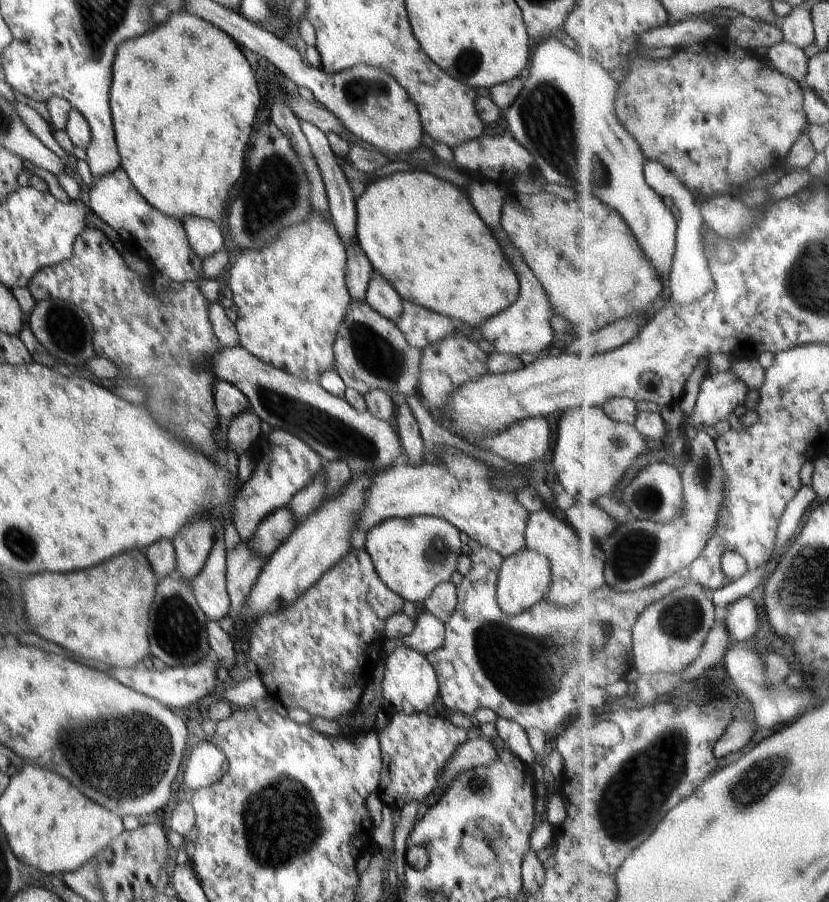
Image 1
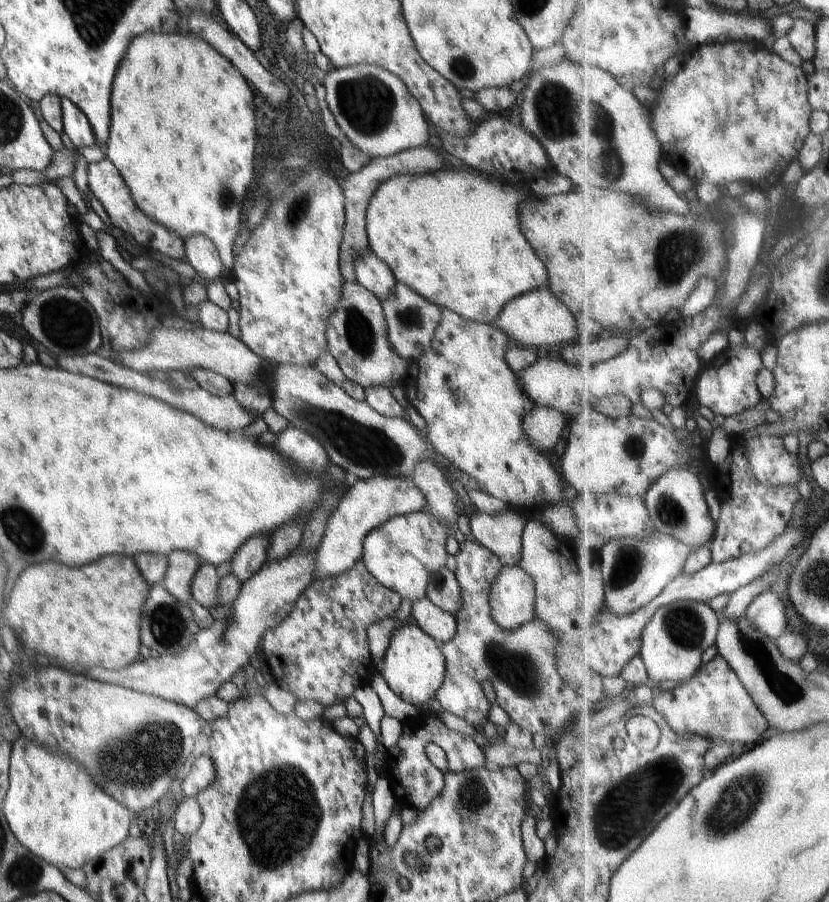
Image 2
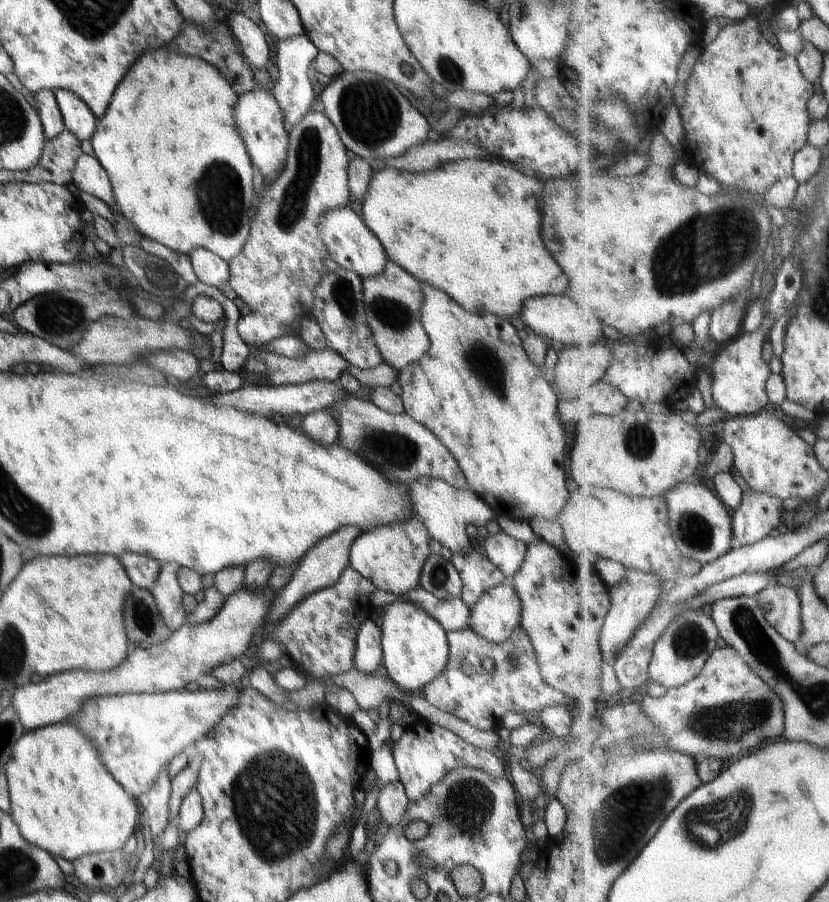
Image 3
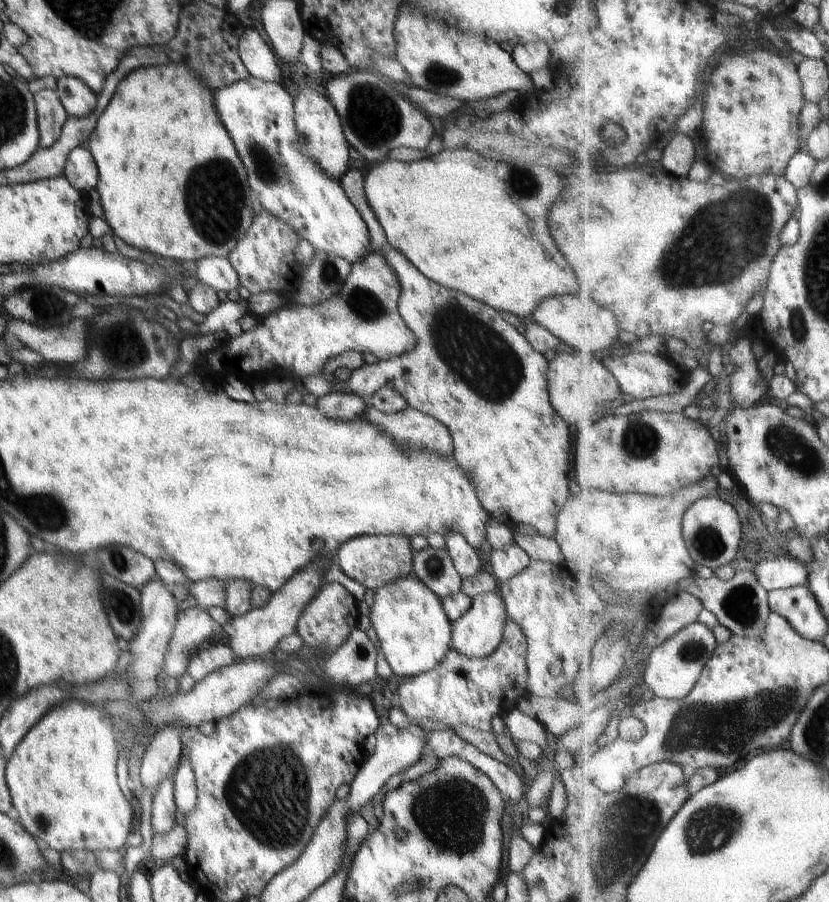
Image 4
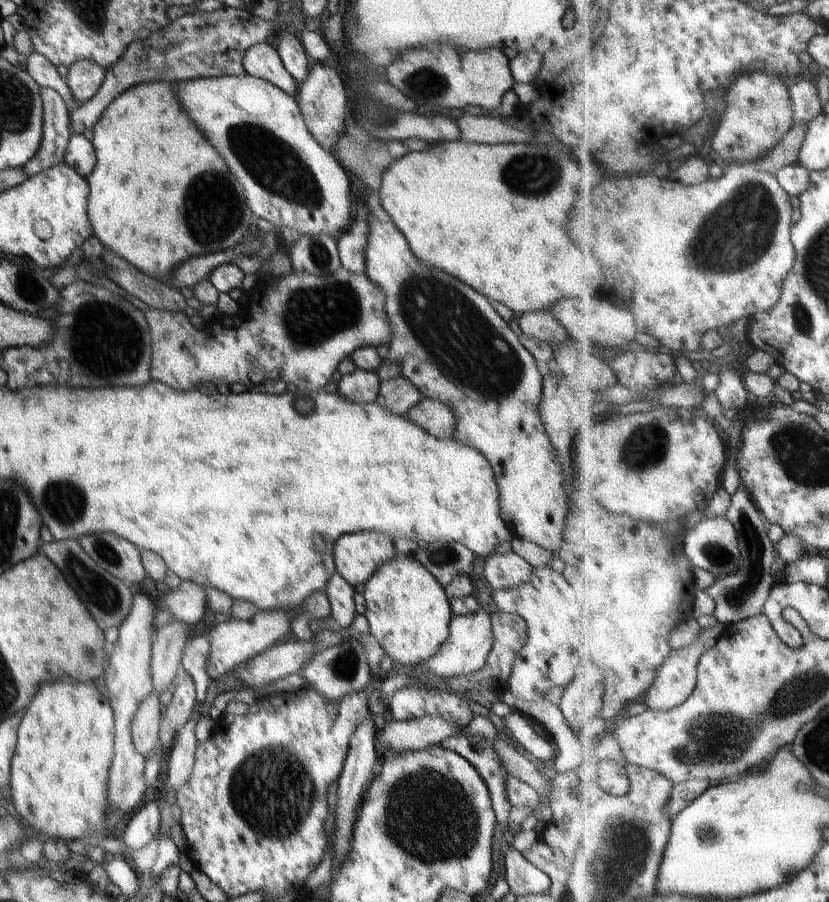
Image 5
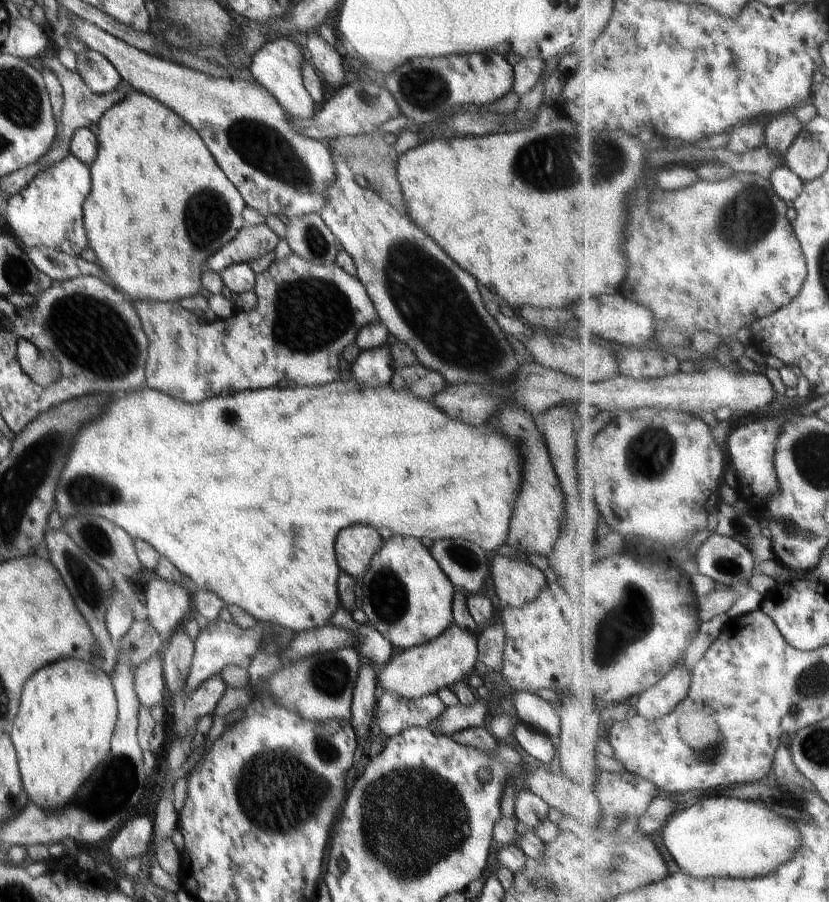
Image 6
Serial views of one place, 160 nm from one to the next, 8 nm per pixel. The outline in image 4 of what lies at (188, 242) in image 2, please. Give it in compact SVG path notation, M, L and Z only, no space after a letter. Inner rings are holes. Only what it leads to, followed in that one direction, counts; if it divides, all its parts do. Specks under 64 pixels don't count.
M209 256L199 258L193 263L195 278L211 286L216 292L234 292L241 284L239 276L230 261L224 257Z

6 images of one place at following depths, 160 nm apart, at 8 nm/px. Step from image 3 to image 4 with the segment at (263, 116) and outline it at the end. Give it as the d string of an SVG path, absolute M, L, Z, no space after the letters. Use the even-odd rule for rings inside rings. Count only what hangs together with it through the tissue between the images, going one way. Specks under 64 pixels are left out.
M251 76L213 93L216 110L235 142L247 170L250 190L260 204L297 230L318 251L336 255L350 264L372 253L368 227L342 185L303 154L298 144L294 99L284 86Z

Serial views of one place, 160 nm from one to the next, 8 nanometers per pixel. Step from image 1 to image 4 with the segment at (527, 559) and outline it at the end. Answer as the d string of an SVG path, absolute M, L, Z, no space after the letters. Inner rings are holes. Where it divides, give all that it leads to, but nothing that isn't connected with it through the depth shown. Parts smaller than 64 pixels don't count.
M496 591L480 592L472 598L470 610L451 623L451 646L468 658L490 656L501 643L505 622L510 618L505 602Z

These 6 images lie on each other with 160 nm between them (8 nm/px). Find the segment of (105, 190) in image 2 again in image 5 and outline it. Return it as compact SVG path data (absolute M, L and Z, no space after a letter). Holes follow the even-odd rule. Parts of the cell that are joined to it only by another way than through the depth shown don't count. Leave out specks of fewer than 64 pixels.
M73 134L69 138L63 162L86 178L94 170L96 161L93 144L82 134Z

